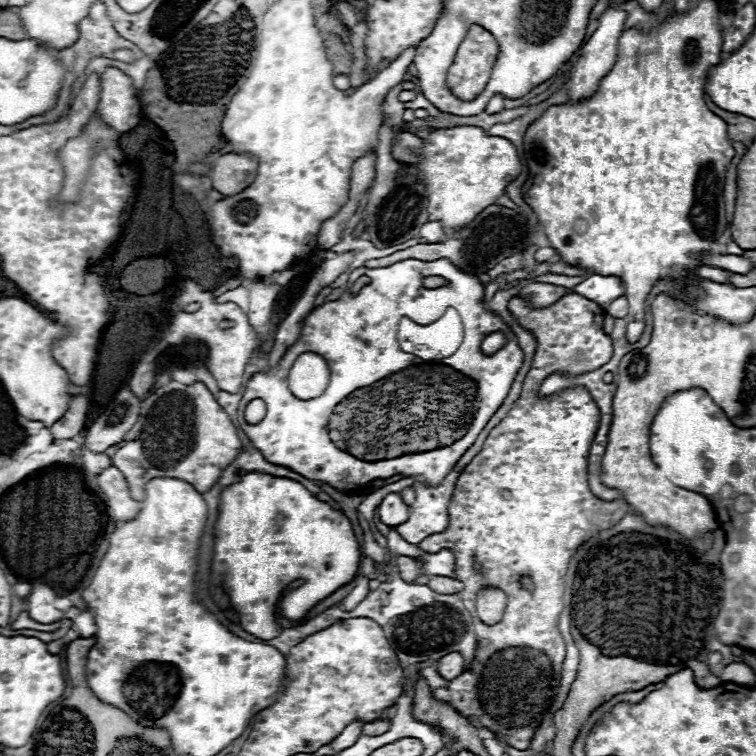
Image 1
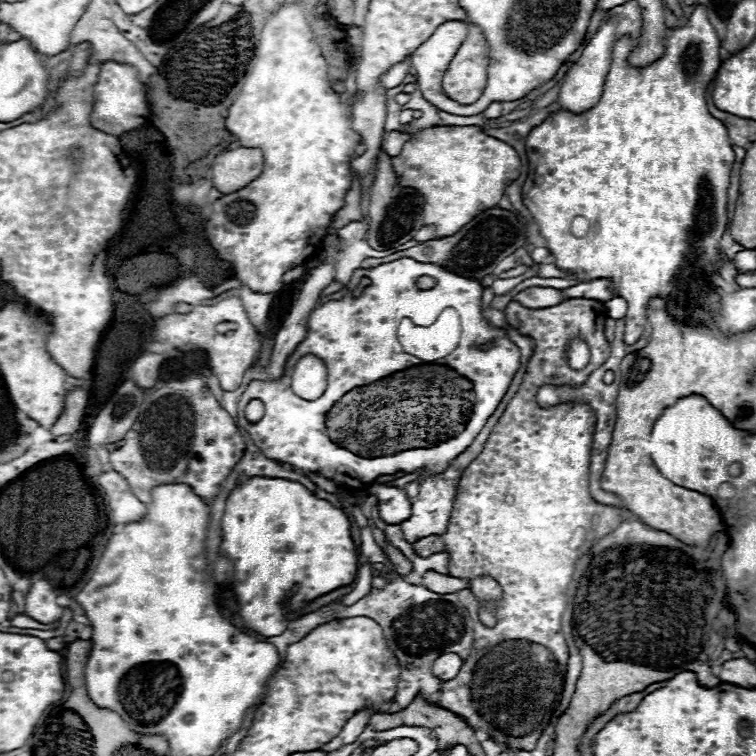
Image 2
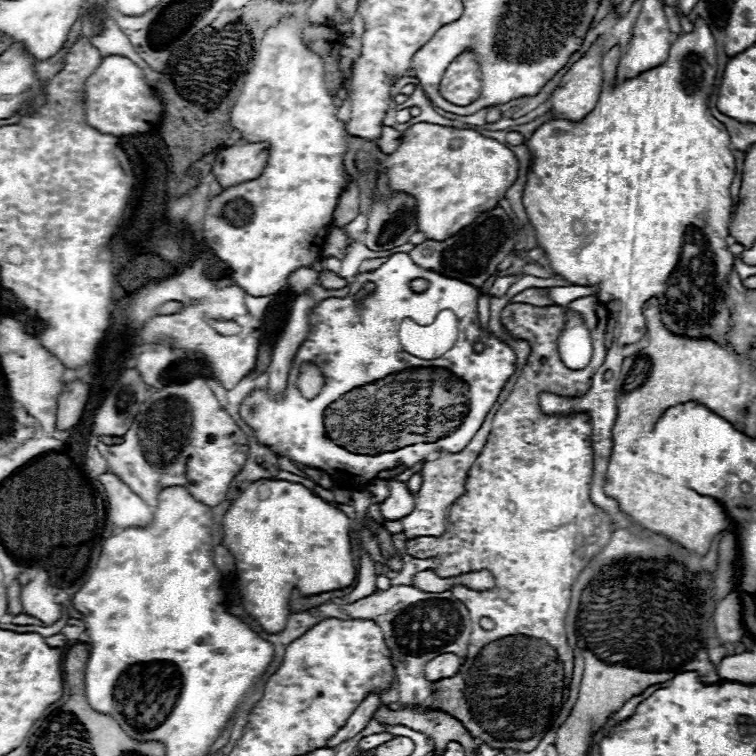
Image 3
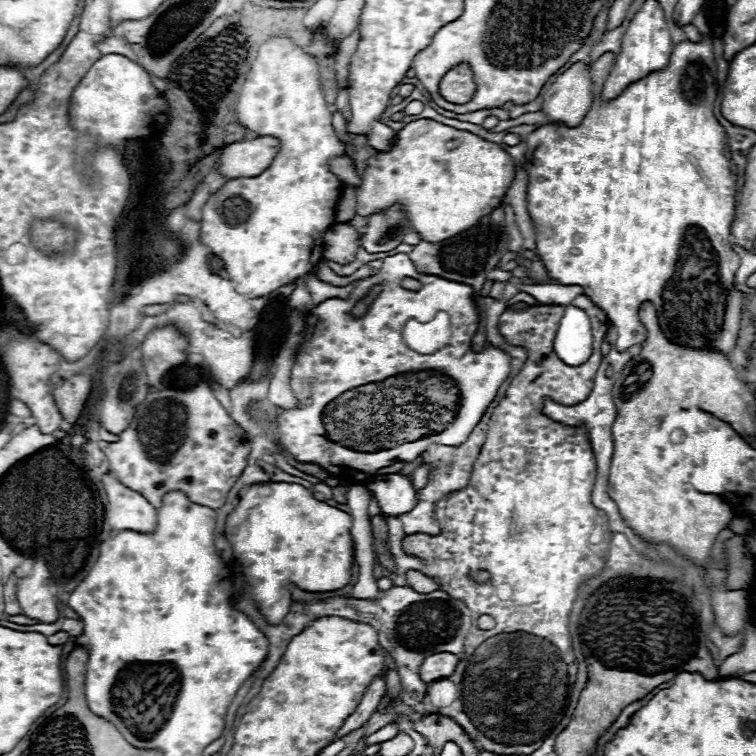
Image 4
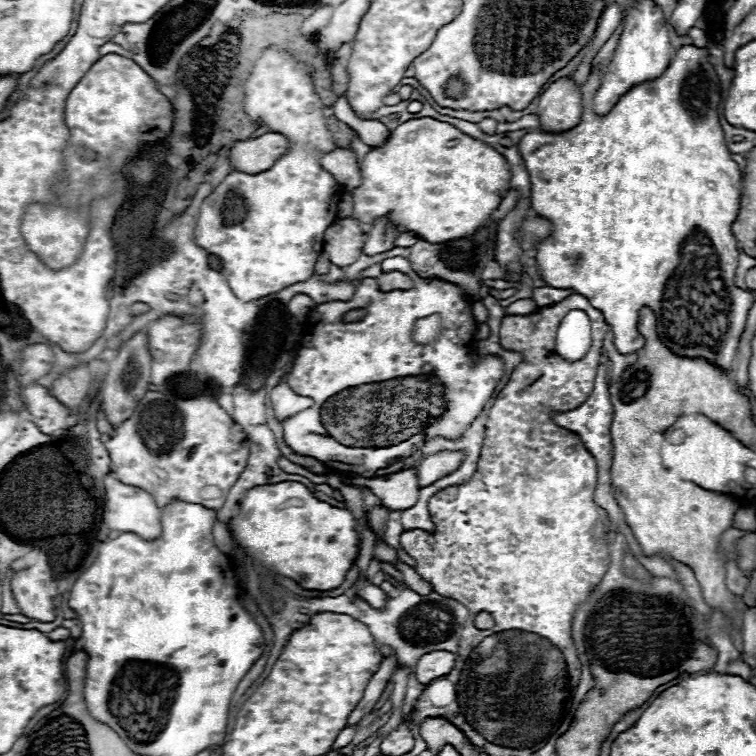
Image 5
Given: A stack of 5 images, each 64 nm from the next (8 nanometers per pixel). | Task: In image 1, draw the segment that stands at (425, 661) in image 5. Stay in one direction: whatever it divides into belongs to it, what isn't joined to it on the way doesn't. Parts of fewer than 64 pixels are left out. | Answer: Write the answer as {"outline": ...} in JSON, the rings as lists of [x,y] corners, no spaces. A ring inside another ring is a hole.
{"outline":[[[450,652],[438,660],[438,674],[446,680],[454,680],[464,672],[464,658],[458,652]]]}

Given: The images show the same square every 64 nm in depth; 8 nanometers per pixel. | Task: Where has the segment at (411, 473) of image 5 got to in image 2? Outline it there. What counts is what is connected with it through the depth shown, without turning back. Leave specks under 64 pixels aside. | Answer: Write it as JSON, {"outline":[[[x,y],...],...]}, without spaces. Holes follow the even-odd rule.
{"outline":[[[374,482],[368,488],[370,494],[378,496],[378,508],[380,508],[380,516],[386,524],[400,524],[410,516],[412,510],[412,502],[406,496],[406,492],[398,486],[390,486],[390,484],[378,484]]]}

